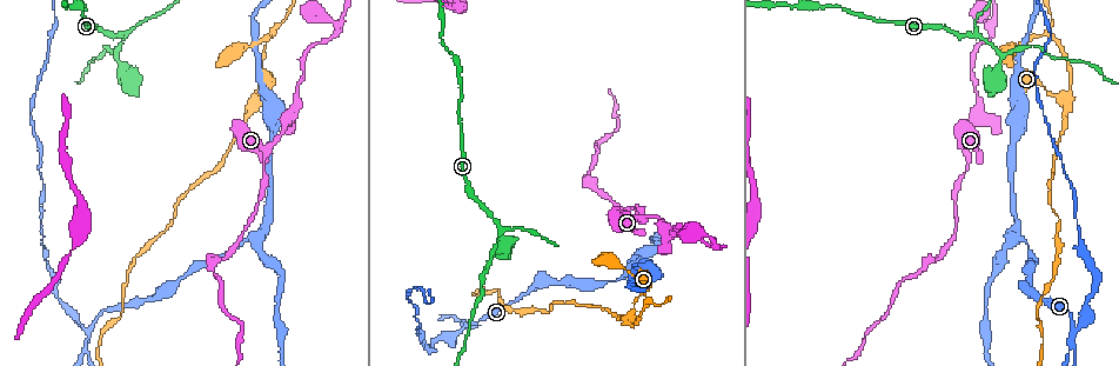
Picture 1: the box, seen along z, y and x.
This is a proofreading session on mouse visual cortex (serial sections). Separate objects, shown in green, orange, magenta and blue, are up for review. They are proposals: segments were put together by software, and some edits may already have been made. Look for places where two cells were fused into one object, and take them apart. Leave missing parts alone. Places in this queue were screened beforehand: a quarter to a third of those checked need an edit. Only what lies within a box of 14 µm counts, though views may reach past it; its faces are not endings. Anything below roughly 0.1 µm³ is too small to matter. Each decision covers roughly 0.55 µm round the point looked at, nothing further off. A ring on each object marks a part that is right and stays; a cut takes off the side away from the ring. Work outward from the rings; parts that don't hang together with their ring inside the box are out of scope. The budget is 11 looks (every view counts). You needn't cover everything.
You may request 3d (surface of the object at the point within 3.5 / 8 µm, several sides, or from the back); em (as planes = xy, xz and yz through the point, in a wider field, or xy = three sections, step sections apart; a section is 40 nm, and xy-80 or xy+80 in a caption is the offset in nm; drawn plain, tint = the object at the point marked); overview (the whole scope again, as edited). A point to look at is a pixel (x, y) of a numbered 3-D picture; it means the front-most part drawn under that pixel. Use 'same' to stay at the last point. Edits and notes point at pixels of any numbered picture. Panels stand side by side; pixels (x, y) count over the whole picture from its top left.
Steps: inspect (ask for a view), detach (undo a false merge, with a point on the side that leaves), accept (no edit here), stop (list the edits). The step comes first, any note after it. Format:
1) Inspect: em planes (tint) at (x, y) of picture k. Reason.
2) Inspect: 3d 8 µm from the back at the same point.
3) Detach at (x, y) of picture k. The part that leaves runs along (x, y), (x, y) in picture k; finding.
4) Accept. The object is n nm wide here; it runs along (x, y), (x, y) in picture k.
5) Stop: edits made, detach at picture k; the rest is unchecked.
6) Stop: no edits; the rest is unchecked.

Inspect: 3d 3.5 µm at (633, 317) of picture 1. Narrows sharply.

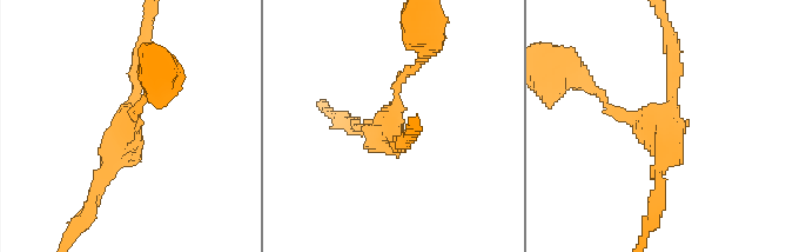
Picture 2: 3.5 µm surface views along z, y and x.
Inspect: em xy step 5 (tint) at (127, 127) of picture 2.

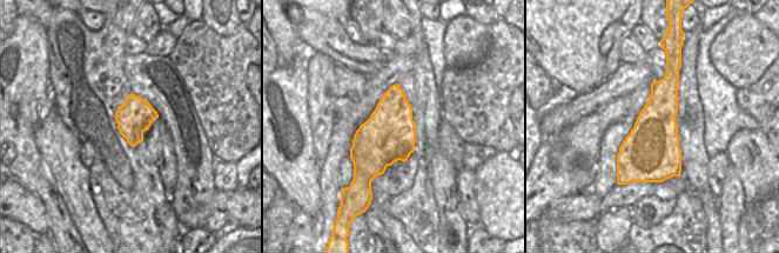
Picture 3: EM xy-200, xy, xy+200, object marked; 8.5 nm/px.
Accept. The arms are 150, 200, 200 nm wide; one cell here.

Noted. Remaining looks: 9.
Inspect: 3d 3.5 µm at (645, 302) of picture 1. Sharp bend.

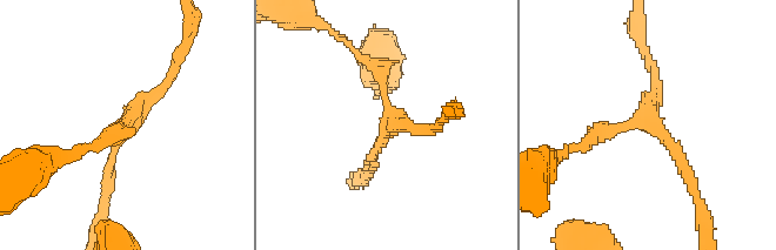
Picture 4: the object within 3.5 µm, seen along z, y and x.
Inspect: em planes (tint) at (127, 125) of picture 4. 3 arms meet here; the arms are 150, 150, 200 nm wide; now the EM.

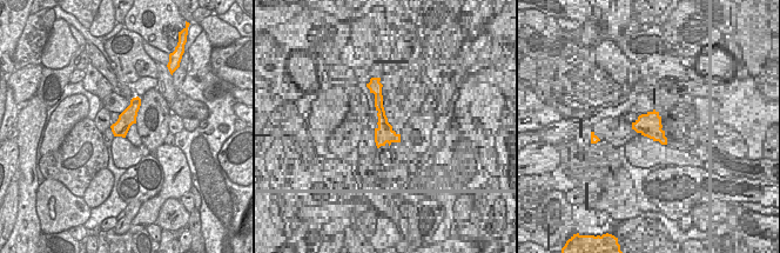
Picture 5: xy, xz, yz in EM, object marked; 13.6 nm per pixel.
Accept. It runs along (694, 184), (651, 123), (588, 141) in picture 4; one cell here.

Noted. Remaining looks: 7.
Inspect: 3d 3.5 µm at (126, 35) of picture 1.

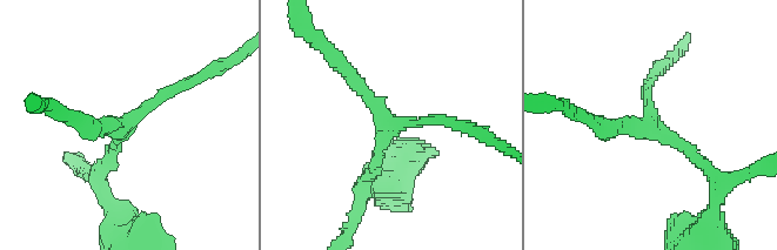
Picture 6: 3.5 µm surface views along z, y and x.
Inspect: em xy step 5 (tint) at (648, 126) of picture 6.

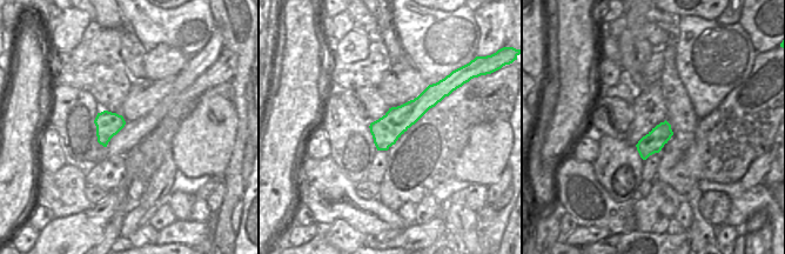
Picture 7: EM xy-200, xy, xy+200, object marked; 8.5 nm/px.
Inspect: em planes (tint) at the same point.

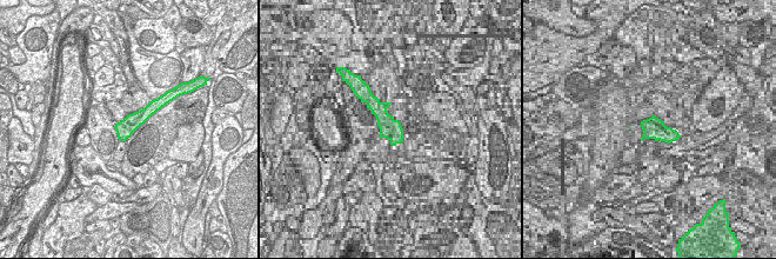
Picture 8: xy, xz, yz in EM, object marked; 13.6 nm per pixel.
Accept. The object is 240 nm wide here; it runs along (156, 105), (140, 117), (121, 137) in picture 8; one cell here.

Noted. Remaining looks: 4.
Inspect: 3d 8 µm at (88, 330) of picture 1. Three-way junction.

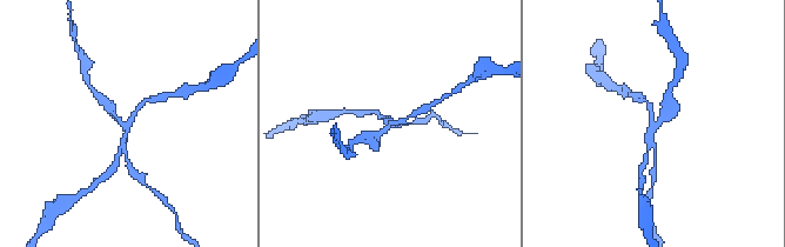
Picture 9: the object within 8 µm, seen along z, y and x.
Inspect: 3d 3.5 µm at (128, 123) of picture 9.

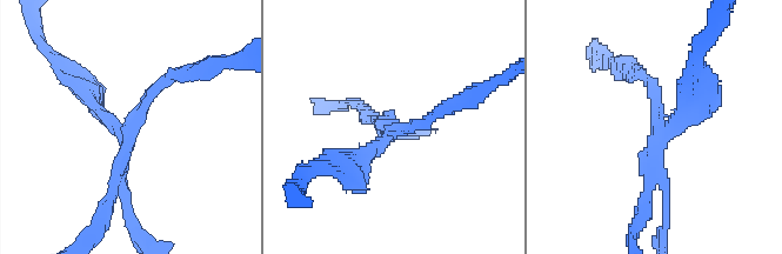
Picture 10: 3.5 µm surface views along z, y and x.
Inspect: em xy step 2 (tint) at (129, 132) of picture 10. 3 arms meet here; the arms are 150, 150, 200 nm wide.

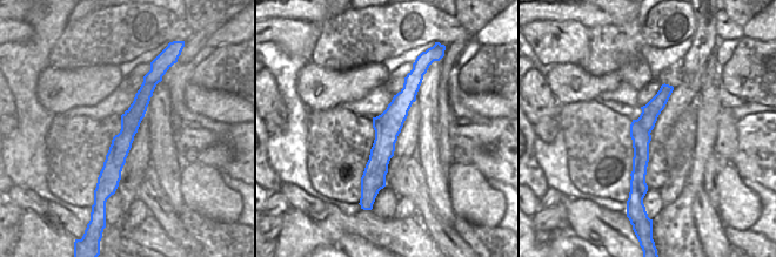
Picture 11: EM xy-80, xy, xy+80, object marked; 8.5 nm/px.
Detach at (94, 97) of picture 10. A second cell is stuck on.

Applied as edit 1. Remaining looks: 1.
Stop: edits made, detach at picture 10; the rest is unchecked.

